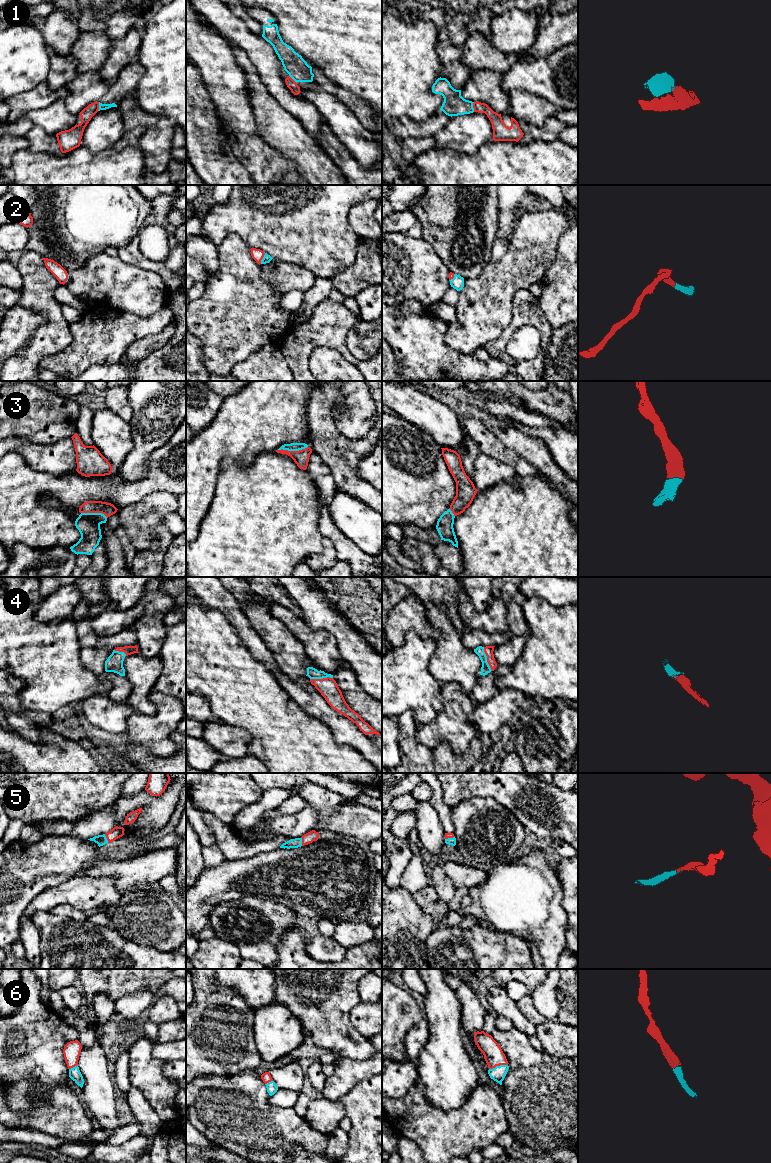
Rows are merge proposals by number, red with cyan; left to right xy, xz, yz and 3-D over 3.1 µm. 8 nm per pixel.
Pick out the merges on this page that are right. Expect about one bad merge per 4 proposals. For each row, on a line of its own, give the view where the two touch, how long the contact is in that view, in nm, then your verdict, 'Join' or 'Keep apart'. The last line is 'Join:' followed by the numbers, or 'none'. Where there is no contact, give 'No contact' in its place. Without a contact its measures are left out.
1: Touches red in yz. Shared border 80 nm. Keep apart
2: Touches red in xz. Shared border 100 nm. Join
3: Touches red in xz. Shared border 240 nm. Join
4: Touches red in yz. Shared border 200 nm. Join
5: Touches red in xy. Shared border 80 nm. Join
6: Touches red in yz. Shared border 160 nm. Join
Join: 2, 3, 4, 5, 6

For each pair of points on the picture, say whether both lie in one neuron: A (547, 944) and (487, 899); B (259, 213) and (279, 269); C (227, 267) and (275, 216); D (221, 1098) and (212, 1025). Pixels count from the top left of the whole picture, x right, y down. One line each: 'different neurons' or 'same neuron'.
A: same neuron
B: different neurons
C: different neurons
D: different neurons

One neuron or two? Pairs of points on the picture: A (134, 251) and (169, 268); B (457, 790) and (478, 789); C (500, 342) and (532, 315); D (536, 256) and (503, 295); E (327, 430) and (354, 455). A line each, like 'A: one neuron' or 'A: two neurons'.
A: one neuron
B: one neuron
C: one neuron
D: one neuron
E: one neuron

